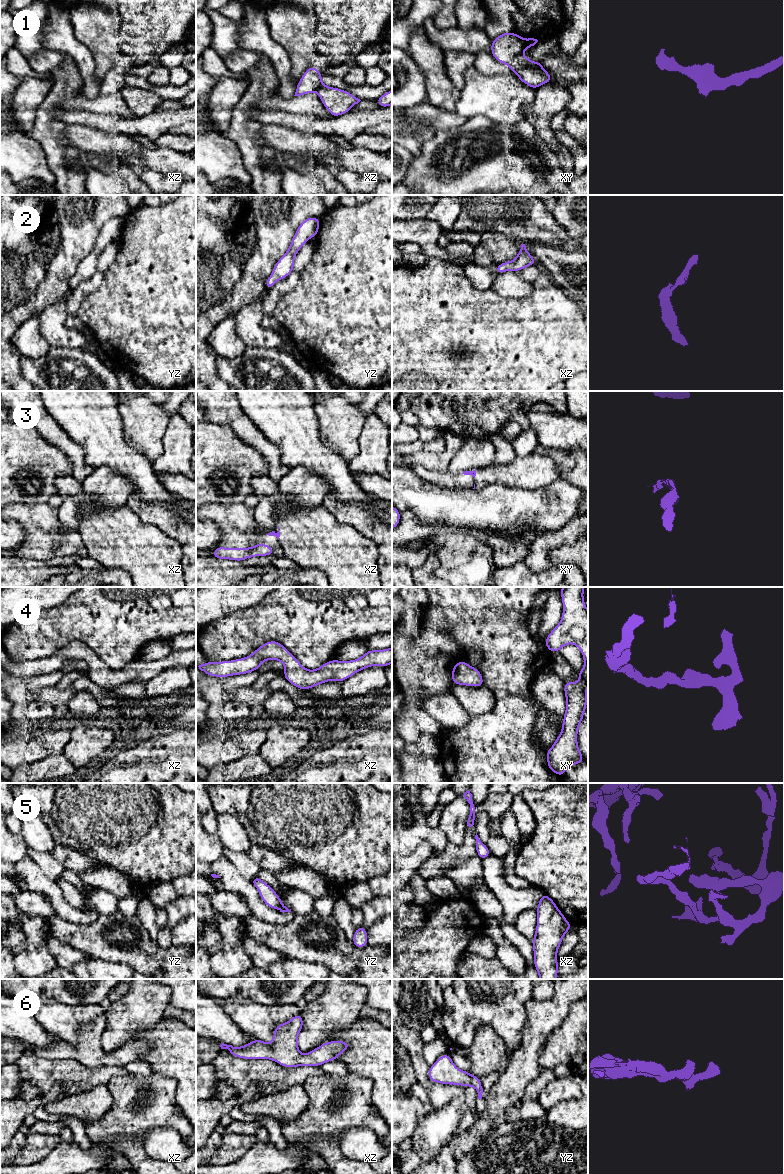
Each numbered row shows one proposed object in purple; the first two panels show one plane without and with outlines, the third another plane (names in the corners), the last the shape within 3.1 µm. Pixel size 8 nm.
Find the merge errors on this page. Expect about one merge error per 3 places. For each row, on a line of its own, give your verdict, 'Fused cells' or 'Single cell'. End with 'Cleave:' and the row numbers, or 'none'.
1: Fused cells
2: Single cell
3: Fused cells
4: Single cell
5: Single cell
6: Single cell
Cleave: 1, 3

